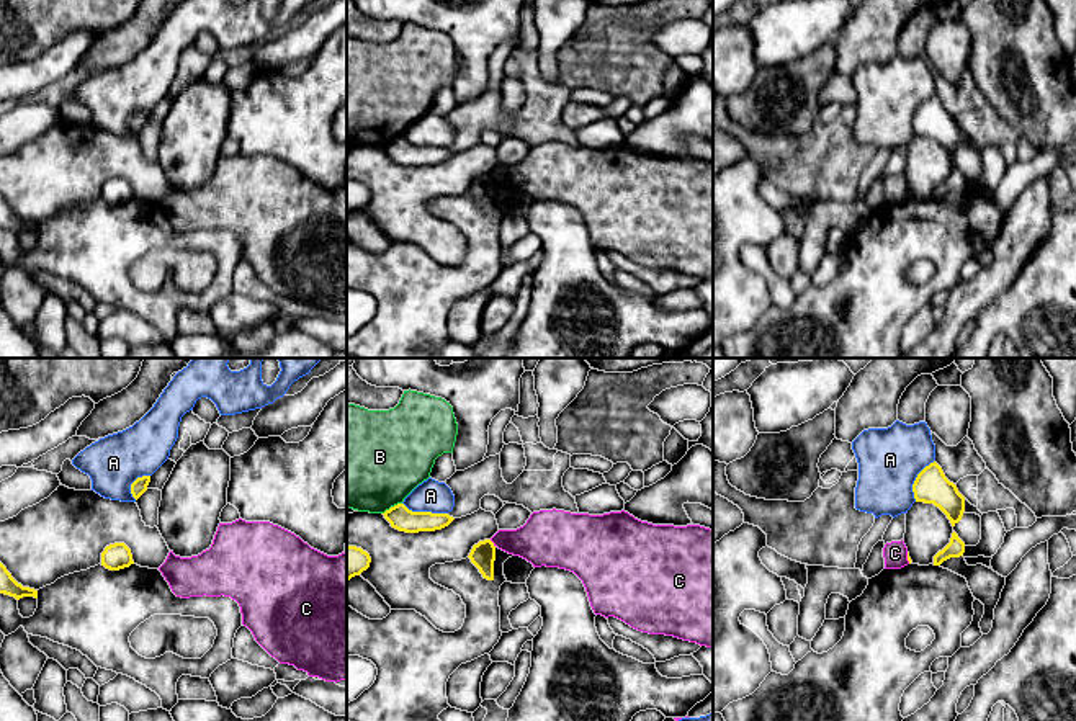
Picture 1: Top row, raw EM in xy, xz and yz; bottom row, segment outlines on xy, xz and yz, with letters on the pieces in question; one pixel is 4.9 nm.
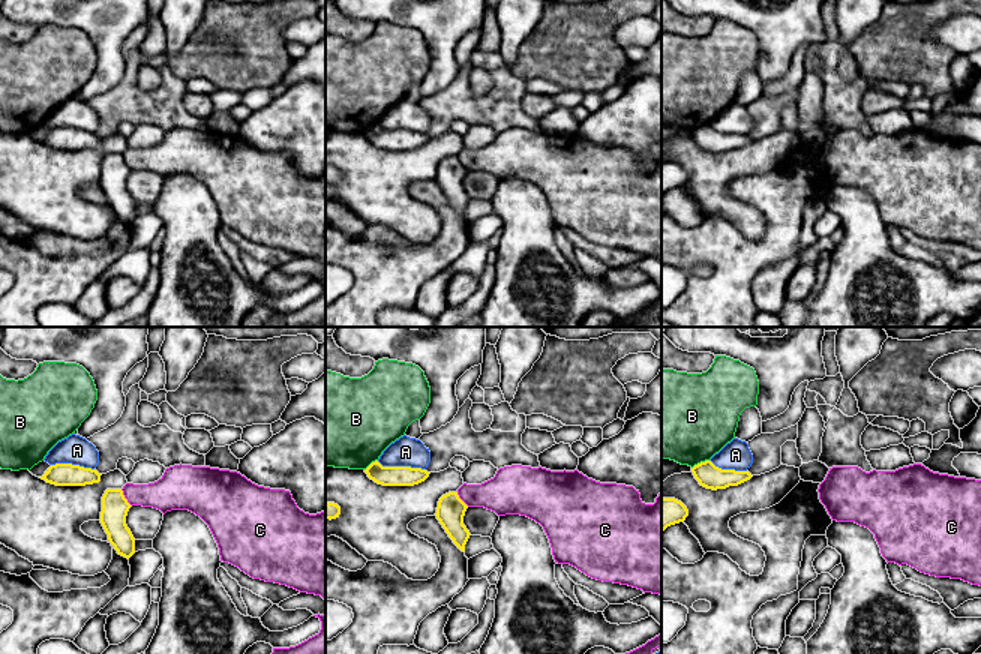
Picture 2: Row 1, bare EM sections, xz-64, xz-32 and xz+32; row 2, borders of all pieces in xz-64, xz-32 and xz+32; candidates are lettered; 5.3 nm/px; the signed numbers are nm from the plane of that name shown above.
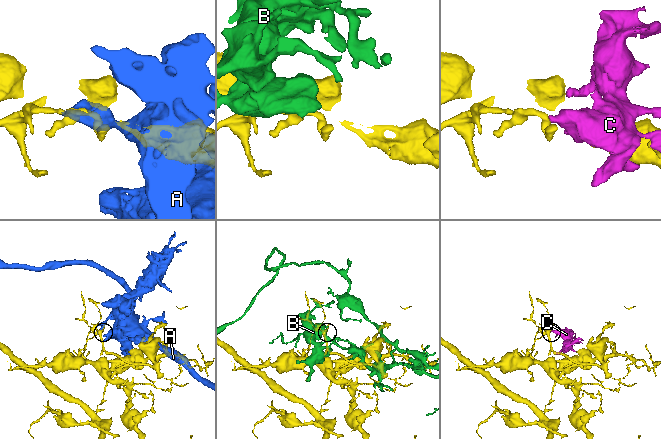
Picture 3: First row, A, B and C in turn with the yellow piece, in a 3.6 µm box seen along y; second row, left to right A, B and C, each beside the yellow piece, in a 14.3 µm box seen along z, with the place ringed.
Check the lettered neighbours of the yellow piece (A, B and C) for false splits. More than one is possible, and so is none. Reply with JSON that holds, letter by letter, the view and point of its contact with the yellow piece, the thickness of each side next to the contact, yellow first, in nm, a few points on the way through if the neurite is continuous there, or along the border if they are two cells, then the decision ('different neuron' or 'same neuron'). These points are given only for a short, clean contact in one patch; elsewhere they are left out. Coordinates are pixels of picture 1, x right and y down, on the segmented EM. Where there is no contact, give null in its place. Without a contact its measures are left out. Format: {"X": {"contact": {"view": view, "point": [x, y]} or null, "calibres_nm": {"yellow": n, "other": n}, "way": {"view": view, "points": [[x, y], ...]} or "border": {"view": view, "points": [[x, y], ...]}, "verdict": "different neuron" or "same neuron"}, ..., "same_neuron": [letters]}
{"A": {"contact": {"view": "xz", "point": [425, 512]}, "calibres_nm": {"yellow": 120, "other": 160}, "verdict": "different neuron"}, "B": {"contact": {"view": "xz", "point": [391, 507]}, "calibres_nm": {"yellow": 120, "other": 500}, "verdict": "different neuron"}, "C": {"contact": {"view": "xz", "point": [493, 543]}, "calibres_nm": {"yellow": 130, "other": 240}, "border": {"view": "xz", "points": [[489, 540], [494, 546]]}, "verdict": "different neuron"}, "same_neuron": []}

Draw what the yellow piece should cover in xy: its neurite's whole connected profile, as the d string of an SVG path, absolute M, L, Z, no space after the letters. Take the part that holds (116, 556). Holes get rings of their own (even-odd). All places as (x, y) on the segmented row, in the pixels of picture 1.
M114 543L101 553L101 566L110 571L119 571L134 564L131 549L124 543Z

